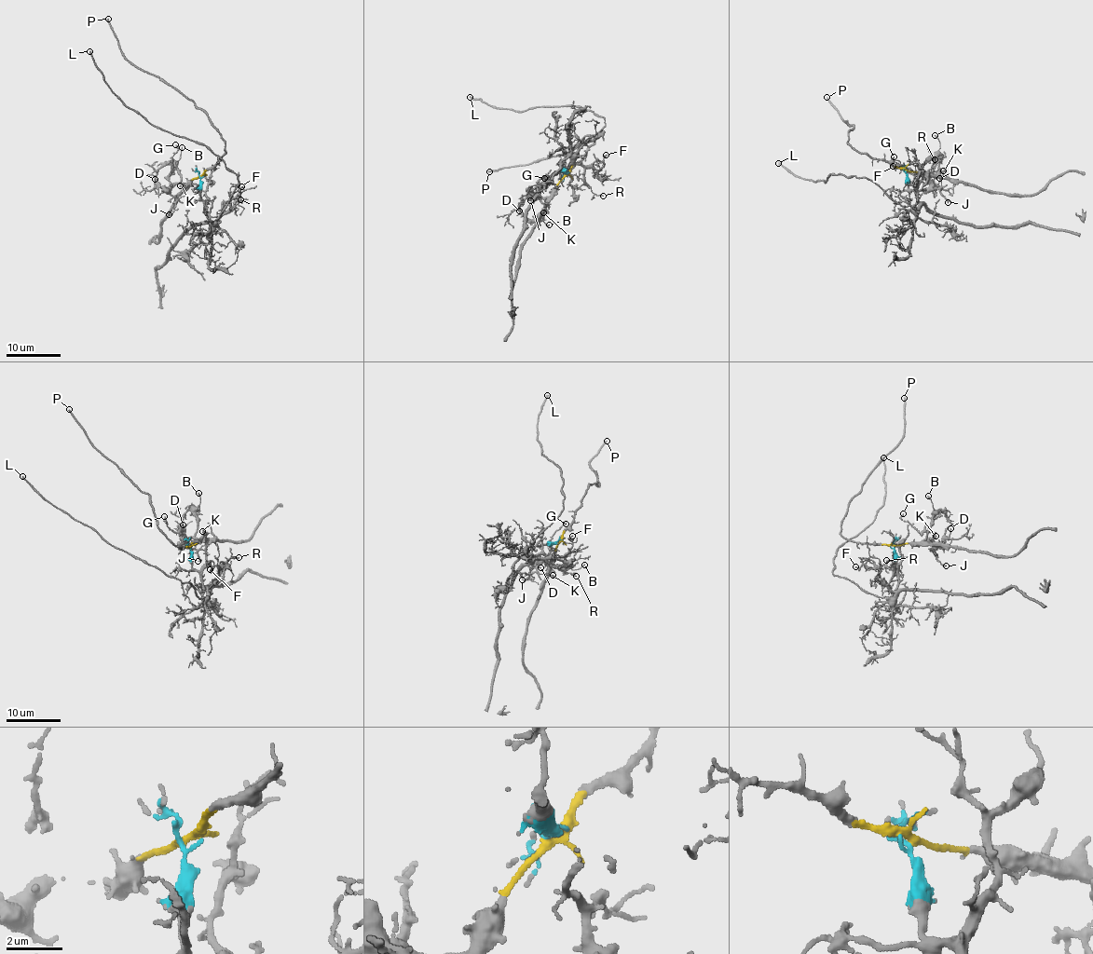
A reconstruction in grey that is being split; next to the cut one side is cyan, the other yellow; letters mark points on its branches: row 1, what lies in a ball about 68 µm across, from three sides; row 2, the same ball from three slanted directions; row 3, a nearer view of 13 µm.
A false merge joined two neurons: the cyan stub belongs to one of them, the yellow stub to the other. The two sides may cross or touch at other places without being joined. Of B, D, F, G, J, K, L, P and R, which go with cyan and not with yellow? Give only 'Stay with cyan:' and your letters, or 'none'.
Stay with cyan: F, L, R

